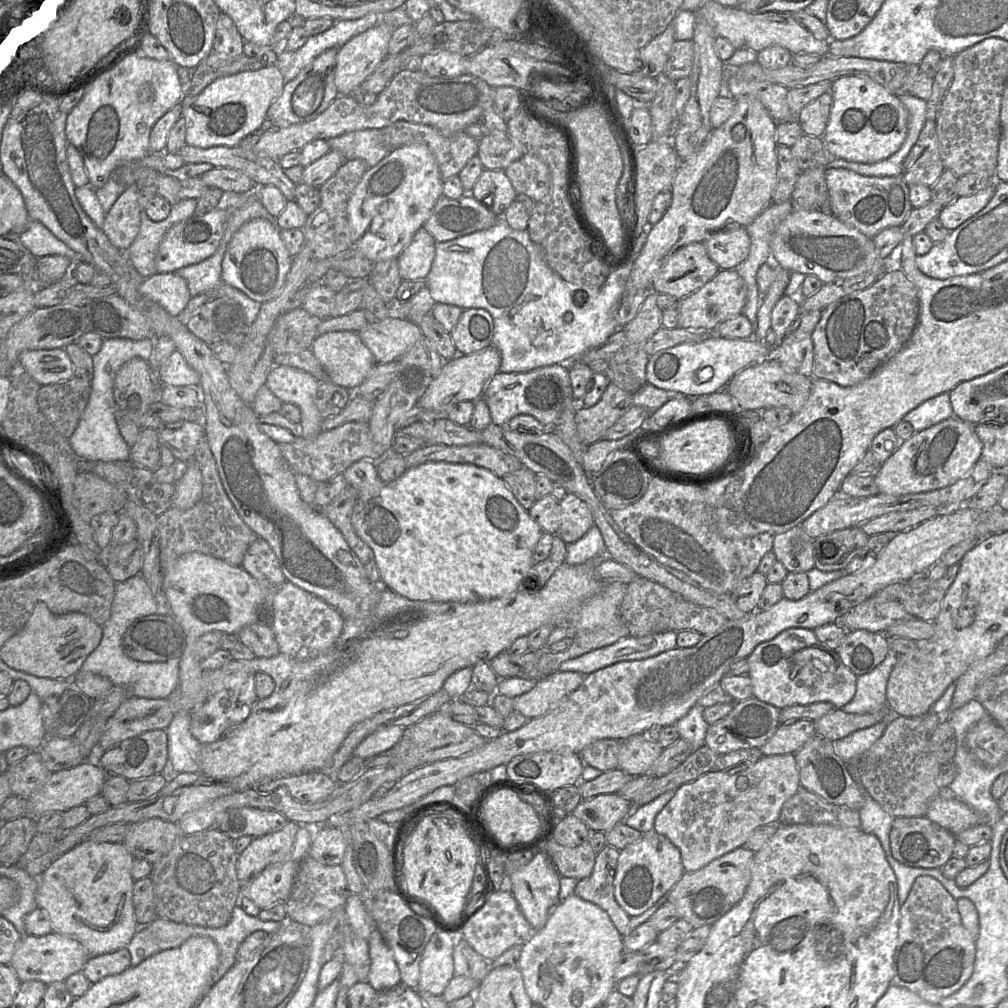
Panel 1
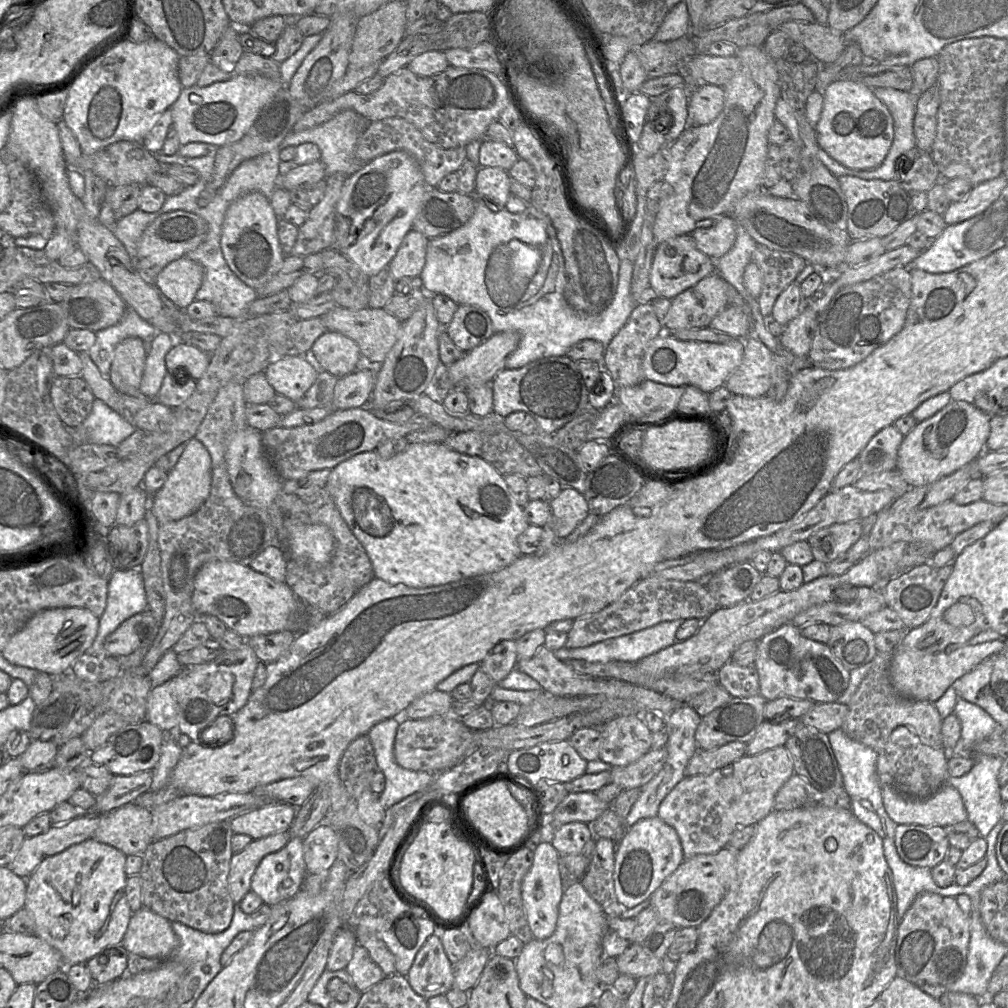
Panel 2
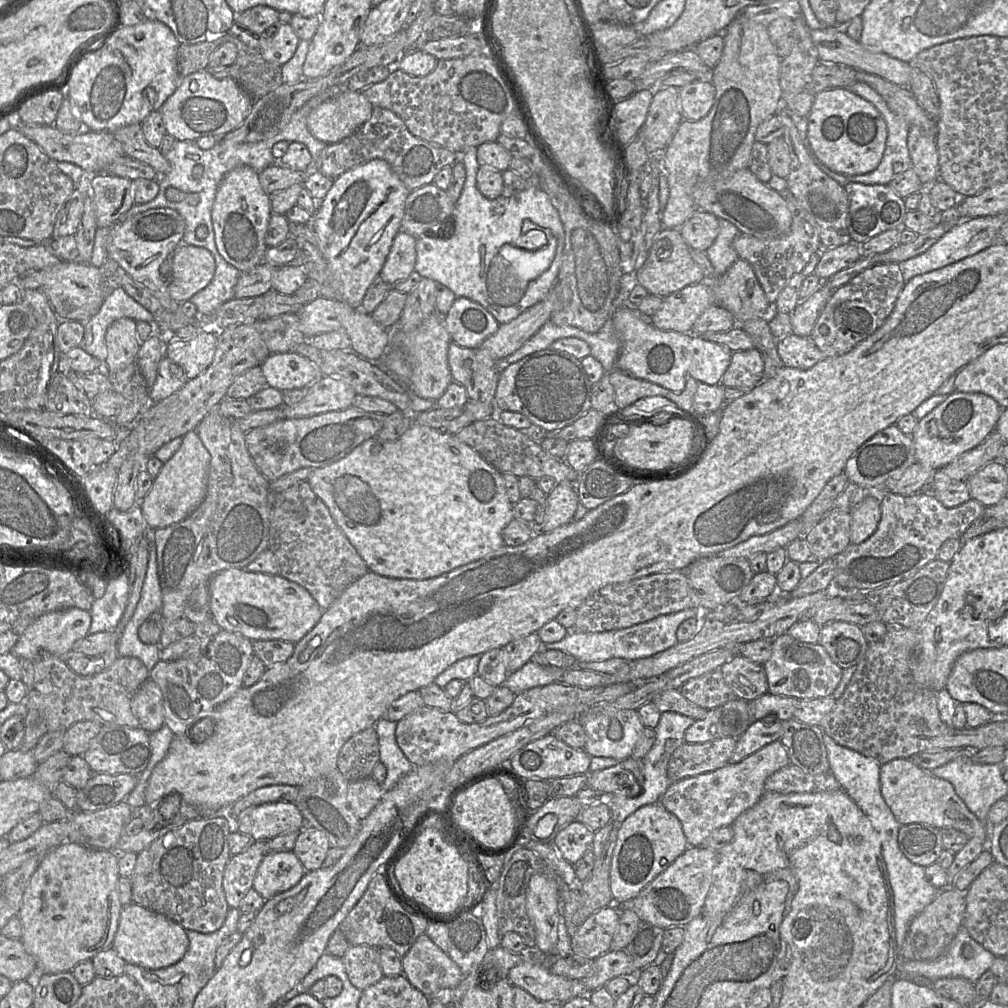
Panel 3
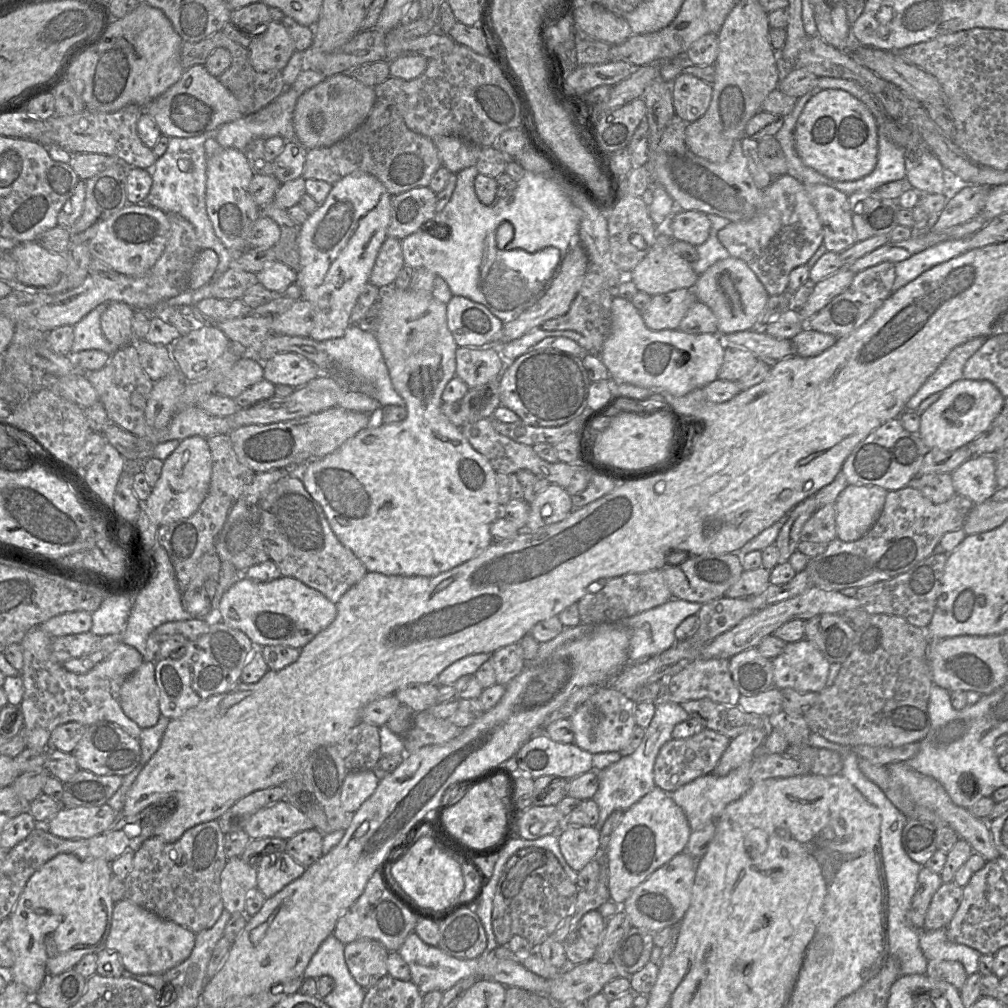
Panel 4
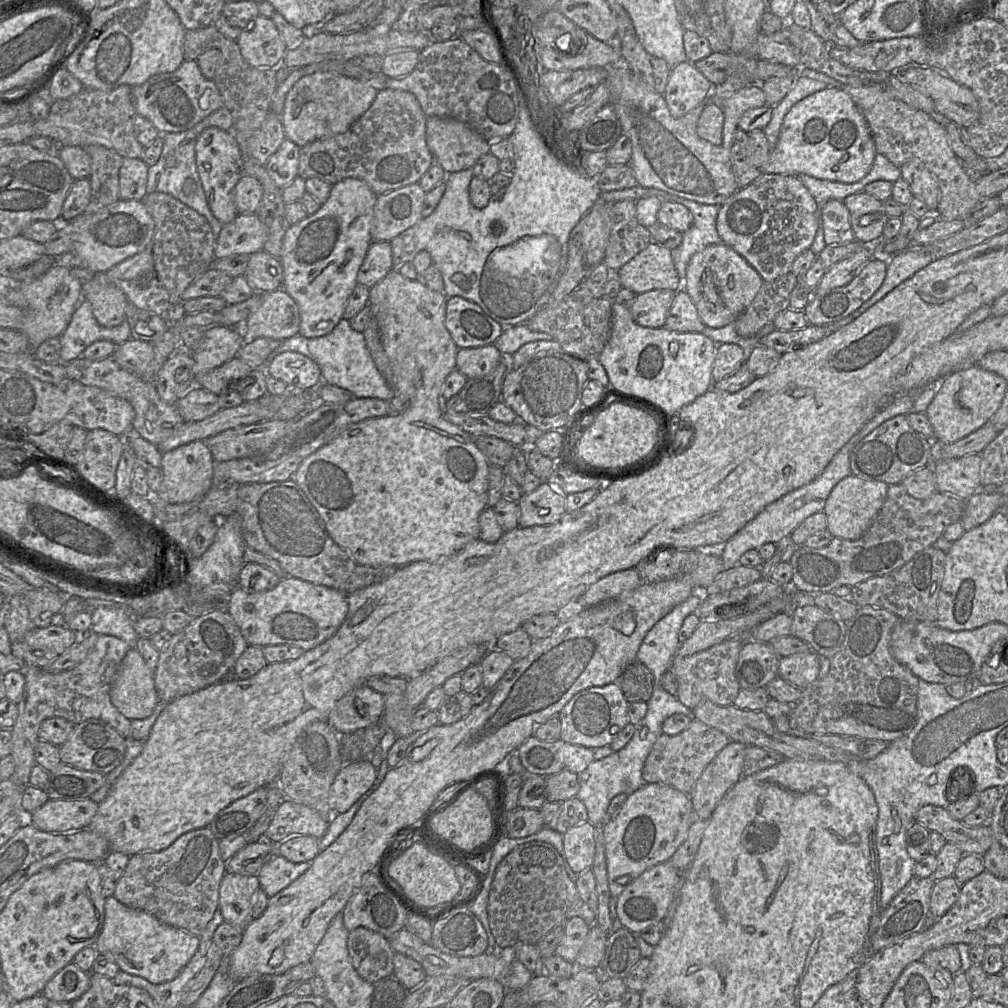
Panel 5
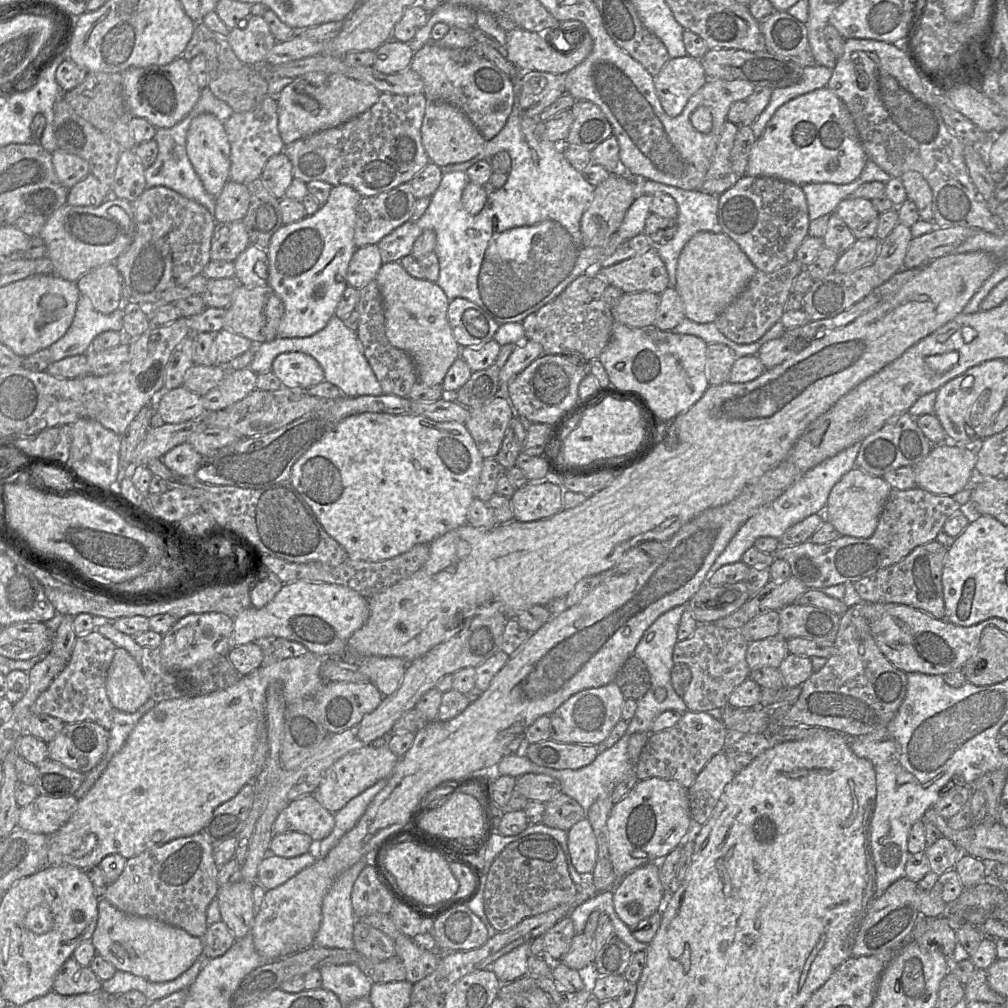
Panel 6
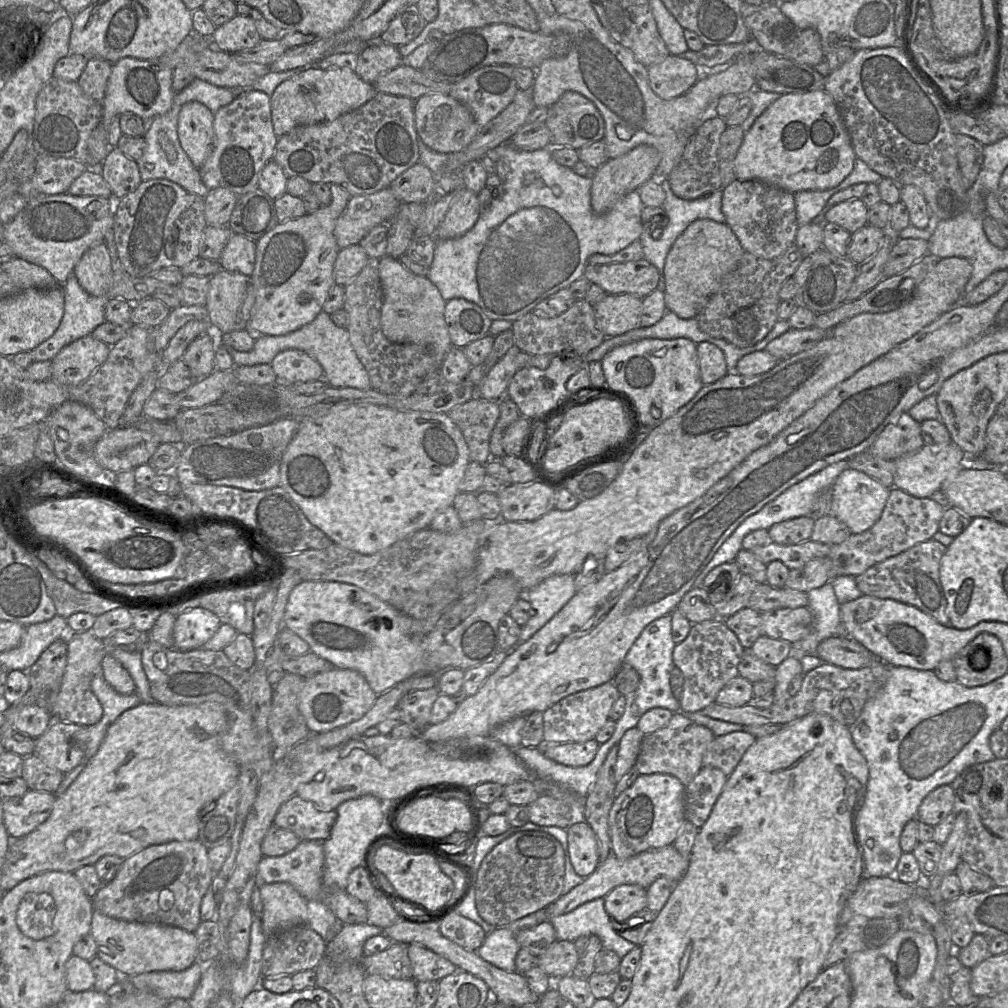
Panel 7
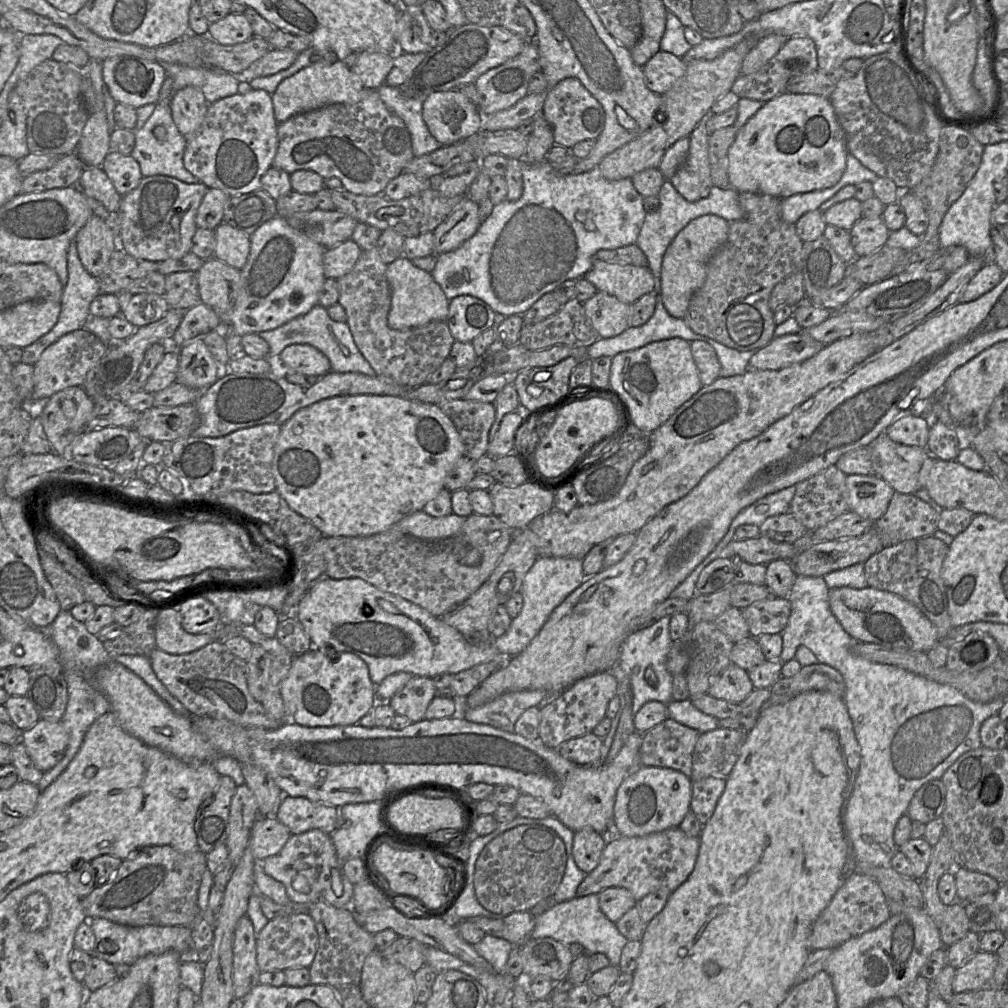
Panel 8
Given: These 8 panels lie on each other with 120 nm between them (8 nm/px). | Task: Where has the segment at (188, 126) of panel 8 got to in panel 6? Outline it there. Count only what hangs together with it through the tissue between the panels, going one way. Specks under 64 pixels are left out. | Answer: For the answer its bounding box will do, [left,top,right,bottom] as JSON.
[186,113,231,198]

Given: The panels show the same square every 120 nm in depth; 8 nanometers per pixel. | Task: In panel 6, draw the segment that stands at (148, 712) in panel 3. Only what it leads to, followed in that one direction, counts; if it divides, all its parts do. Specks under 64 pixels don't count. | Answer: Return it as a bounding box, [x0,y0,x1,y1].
[106,648,151,713]

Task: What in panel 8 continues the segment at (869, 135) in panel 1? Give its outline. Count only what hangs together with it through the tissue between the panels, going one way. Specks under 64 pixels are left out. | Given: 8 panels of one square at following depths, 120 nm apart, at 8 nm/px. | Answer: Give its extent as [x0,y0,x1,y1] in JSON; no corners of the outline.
[728,92,846,199]

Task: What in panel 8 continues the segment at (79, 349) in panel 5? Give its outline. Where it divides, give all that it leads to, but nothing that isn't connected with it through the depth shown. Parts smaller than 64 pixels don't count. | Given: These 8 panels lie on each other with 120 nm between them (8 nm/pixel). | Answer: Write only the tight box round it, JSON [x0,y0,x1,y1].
[21,241,101,365]

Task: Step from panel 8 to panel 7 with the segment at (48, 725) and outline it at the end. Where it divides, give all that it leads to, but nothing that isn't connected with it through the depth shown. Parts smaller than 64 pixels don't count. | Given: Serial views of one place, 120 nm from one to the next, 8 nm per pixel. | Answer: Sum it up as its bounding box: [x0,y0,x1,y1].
[34,718,89,774]

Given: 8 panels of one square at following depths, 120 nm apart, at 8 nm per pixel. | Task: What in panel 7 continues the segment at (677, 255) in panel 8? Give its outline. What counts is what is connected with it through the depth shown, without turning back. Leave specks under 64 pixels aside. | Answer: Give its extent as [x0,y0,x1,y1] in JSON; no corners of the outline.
[664,219,744,319]

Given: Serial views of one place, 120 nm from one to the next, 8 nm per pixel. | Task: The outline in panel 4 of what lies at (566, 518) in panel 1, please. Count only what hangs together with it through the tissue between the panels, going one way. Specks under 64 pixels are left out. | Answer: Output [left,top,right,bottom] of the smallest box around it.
[526,484,573,532]

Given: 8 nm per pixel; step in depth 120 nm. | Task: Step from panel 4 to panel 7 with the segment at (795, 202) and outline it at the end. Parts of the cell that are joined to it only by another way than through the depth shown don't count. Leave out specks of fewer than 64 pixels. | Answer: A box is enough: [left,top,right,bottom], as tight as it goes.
[722,179,800,259]

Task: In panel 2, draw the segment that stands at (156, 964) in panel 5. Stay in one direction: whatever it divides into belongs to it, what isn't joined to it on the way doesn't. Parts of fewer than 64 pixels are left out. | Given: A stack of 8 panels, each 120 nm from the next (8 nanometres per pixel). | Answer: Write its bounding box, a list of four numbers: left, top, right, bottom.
[121,907,178,960]

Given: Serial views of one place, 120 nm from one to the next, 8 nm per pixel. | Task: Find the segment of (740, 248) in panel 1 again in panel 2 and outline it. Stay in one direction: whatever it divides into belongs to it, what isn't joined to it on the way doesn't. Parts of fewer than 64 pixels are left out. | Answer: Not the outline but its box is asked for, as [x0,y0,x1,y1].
[691,215,736,259]

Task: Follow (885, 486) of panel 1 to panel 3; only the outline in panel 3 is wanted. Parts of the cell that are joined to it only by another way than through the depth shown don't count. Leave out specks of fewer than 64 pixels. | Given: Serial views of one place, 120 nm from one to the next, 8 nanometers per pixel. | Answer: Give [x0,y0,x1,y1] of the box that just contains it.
[911,391,1001,471]

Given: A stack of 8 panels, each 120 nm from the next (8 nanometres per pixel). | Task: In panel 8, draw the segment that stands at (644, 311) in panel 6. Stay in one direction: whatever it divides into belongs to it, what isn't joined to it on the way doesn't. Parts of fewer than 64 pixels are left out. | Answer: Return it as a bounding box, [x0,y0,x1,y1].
[583,291,631,338]

